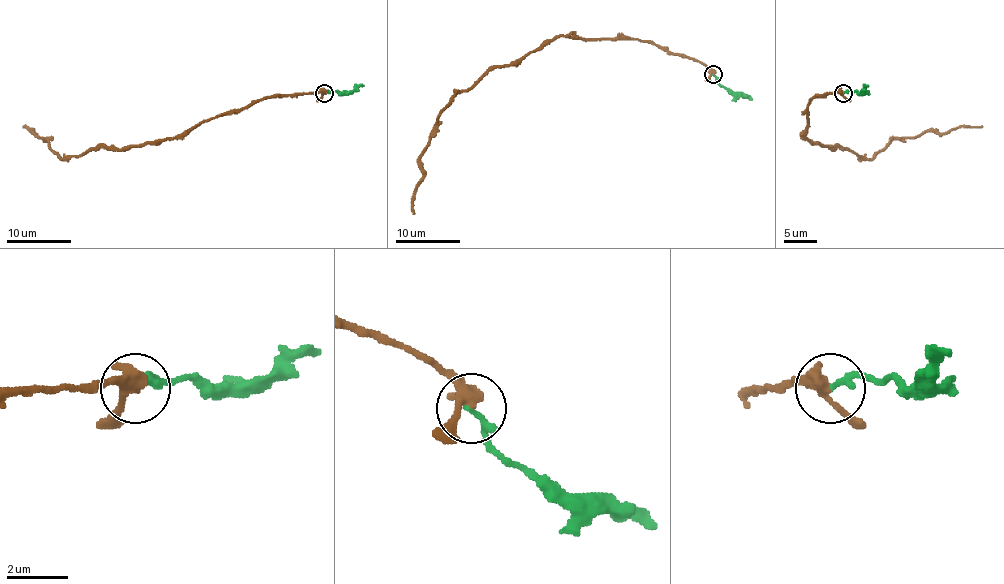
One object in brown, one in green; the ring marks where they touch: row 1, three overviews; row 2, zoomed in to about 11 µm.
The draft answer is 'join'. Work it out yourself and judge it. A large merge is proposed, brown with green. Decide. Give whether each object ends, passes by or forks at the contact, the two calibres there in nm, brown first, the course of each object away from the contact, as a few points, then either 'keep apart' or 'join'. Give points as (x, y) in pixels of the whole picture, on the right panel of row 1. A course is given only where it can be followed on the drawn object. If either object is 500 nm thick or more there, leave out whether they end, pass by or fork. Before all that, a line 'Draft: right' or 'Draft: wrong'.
Draft: wrong
brown passes by; green ends; calibres 400 and 220 nm; course brown (843, 93), (817, 95), (809, 101), (807, 140), (872, 158), (893, 139), (983, 126); course green (843, 93), (861, 92), (867, 85); keep apart

